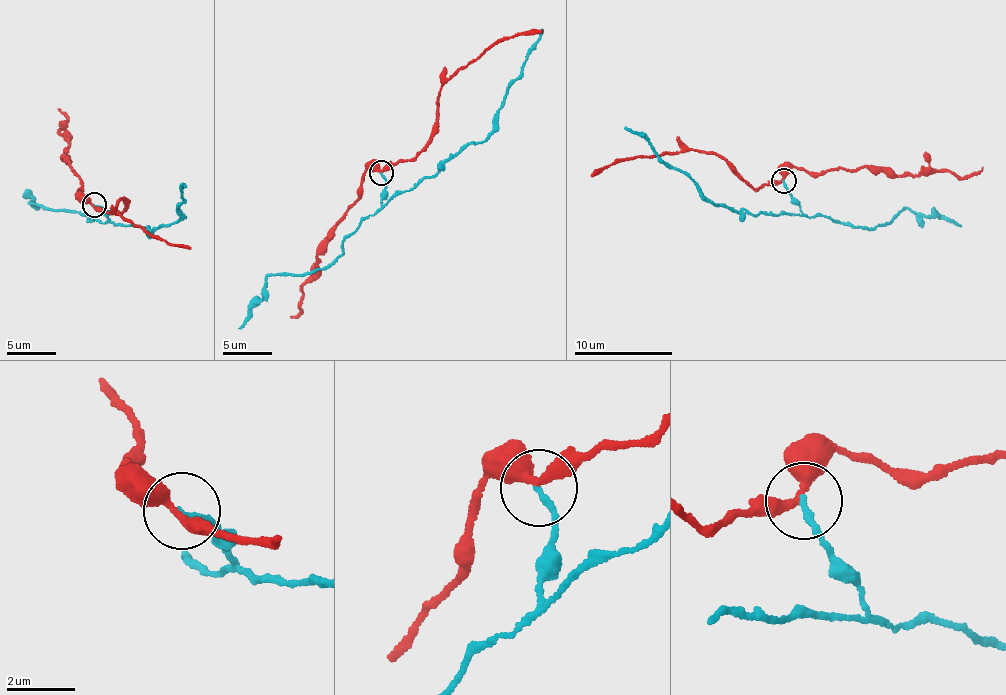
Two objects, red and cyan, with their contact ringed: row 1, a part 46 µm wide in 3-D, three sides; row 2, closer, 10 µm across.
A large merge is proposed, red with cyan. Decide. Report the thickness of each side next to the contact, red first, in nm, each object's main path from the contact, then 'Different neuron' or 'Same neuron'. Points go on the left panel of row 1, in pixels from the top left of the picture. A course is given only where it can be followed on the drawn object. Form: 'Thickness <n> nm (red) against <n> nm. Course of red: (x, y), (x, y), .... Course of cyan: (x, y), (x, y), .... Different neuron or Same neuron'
Thickness 320 nm (red) against 190 nm. Course of red: (94, 206), (117, 214), (125, 207), (122, 198), (114, 211), (155, 237), (189, 247). Course of cyan: (94, 206), (112, 221), (149, 230), (166, 226), (181, 215), (176, 206), (183, 203), (180, 188), (184, 186). Different neuron

